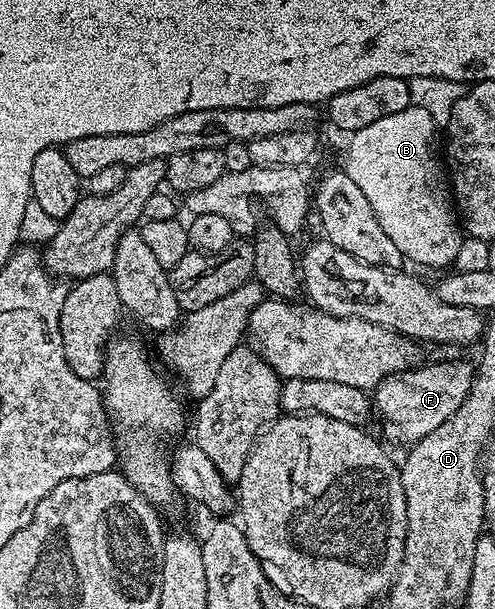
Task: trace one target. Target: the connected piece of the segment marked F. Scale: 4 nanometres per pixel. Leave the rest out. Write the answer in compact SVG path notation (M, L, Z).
M465 361L423 365L403 373L392 373L377 384L375 411L379 417L381 415L381 429L385 432L386 442L398 441L402 447L408 447L423 439L423 435L431 435L435 427L447 423L447 419L451 419L451 415L463 407L471 391L475 374L473 365L469 366Z

